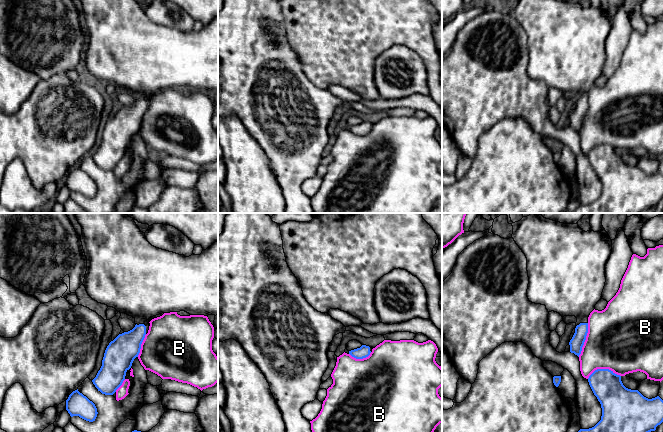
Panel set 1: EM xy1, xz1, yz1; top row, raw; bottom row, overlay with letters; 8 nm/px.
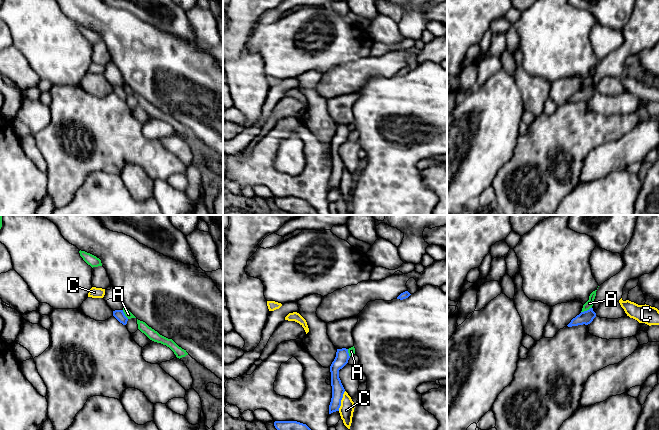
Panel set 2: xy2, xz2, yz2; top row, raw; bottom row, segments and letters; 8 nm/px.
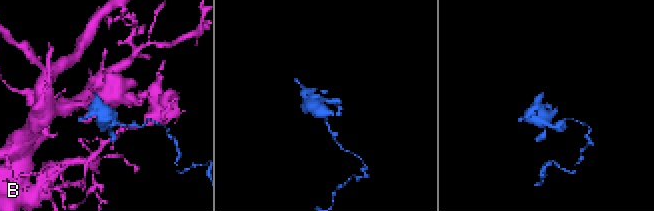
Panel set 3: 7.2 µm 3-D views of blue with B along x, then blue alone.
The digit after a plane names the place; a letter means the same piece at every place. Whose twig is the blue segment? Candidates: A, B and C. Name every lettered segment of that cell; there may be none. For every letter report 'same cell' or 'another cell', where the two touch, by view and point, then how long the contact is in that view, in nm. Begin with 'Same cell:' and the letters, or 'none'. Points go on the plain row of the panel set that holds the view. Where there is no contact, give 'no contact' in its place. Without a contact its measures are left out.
Same cell: none
A: another cell; contact yz2 (587, 86); length 100 nm
B: another cell; contact yz1 (603, 145); length 280 nm
C: another cell; contact xz2 (340, 177); length 170 nm

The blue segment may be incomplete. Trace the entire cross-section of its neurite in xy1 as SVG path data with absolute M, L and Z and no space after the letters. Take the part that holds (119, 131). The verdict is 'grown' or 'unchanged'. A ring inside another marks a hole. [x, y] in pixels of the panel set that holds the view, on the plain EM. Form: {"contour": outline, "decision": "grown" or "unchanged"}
{"contour": "M80 0L81 18L87 34L87 47L83 61L95 77L115 84L135 95L135 103L120 110L107 122L102 142L92 156L102 170L113 171L125 156L126 148L138 133L141 120L149 106L149 94L170 88L185 87L190 91L218 91L218 18L213 19L200 31L189 33L152 22L136 0Z", "decision": "grown"}

